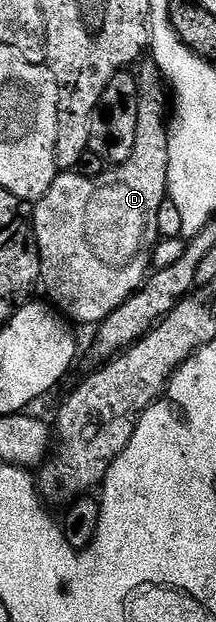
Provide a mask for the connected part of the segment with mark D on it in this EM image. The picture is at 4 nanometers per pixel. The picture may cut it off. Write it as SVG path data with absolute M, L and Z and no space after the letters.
M144 60L139 63L136 83L140 97L138 132L134 135L136 143L130 160L105 169L96 178L84 178L77 172L57 173L54 184L50 184L46 196L35 203L33 210L36 211L30 214L40 254L42 290L44 286L47 301L73 323L99 325L144 285L153 269L151 253L160 238L158 211L168 198L170 110L164 107L166 79L155 62Z

